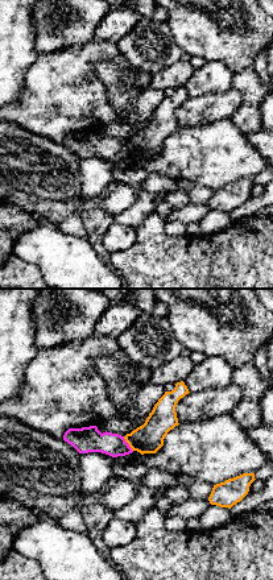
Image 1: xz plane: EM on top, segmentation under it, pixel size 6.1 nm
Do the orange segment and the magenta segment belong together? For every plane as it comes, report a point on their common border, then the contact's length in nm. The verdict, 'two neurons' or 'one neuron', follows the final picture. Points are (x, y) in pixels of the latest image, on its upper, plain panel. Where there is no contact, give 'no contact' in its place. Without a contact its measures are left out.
(128, 148) | 110 nm

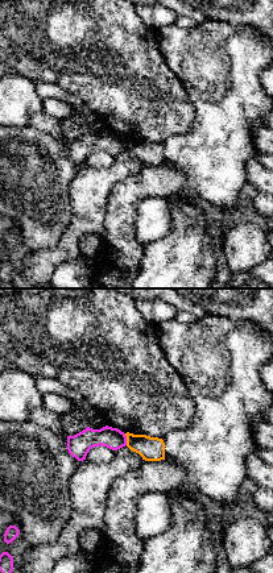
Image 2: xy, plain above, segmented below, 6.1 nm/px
(127, 144) | 70 nm

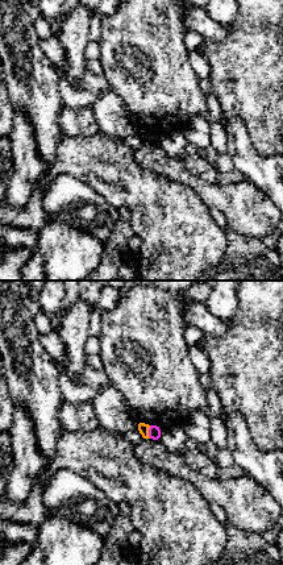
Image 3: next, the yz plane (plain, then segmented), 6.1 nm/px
(148, 137) | 80 nm

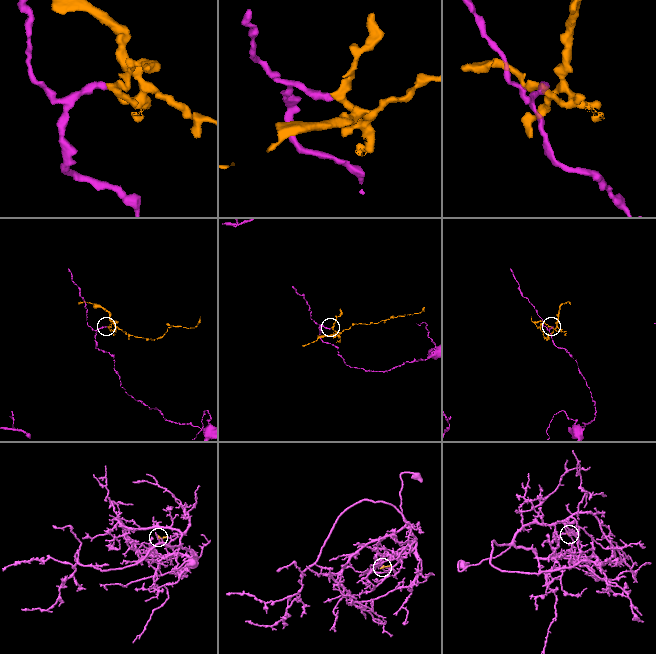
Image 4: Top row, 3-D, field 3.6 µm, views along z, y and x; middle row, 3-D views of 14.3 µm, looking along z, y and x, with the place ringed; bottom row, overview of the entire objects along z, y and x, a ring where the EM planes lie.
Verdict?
two neurons

